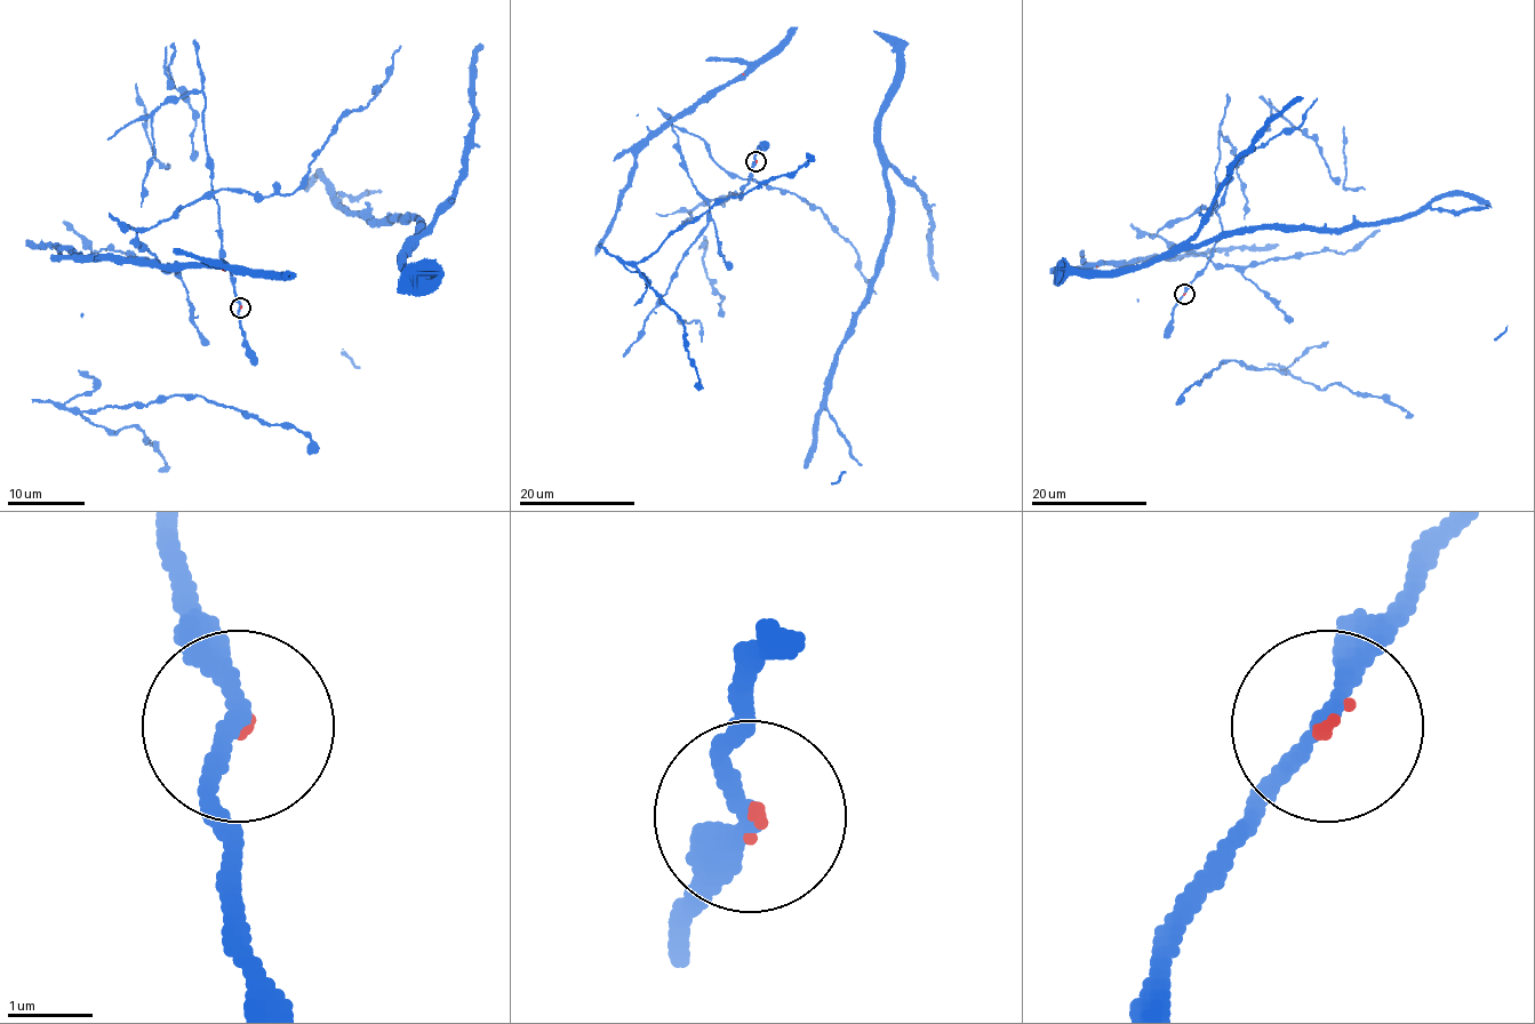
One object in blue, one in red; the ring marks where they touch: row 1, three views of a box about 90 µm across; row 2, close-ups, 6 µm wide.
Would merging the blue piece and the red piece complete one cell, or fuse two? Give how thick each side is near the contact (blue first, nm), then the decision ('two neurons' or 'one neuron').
200/60 nm | one neuron

